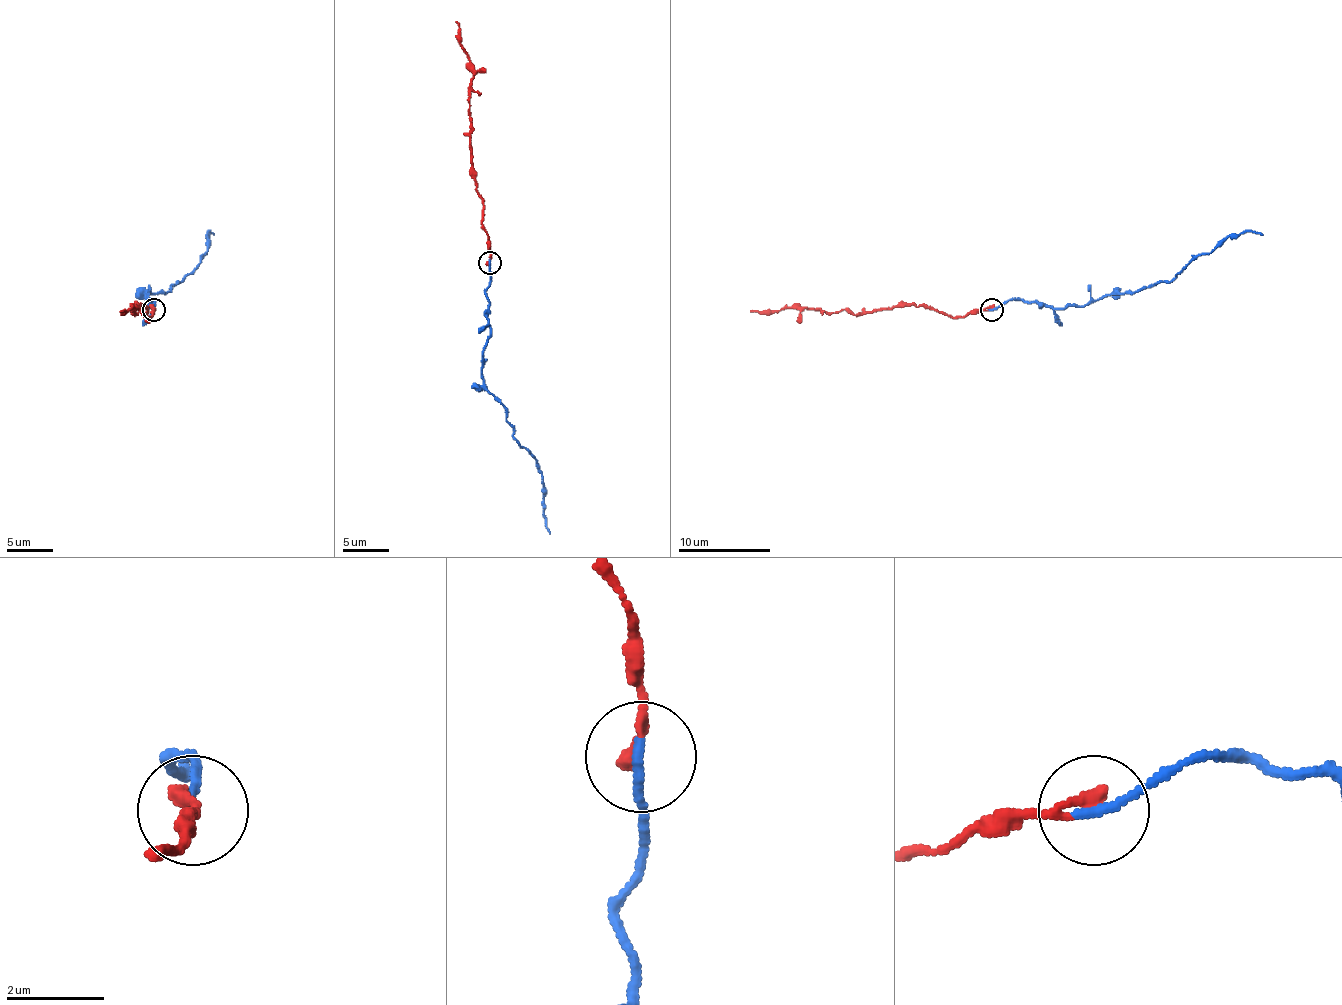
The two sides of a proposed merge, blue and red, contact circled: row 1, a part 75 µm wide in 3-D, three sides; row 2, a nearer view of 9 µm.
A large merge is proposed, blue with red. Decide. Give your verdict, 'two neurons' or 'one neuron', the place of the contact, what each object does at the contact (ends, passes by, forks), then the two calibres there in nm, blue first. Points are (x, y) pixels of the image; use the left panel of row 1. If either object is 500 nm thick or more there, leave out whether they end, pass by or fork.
one neuron; place (154, 309); blue ends; red ends; calibres 200 and 280 nm

